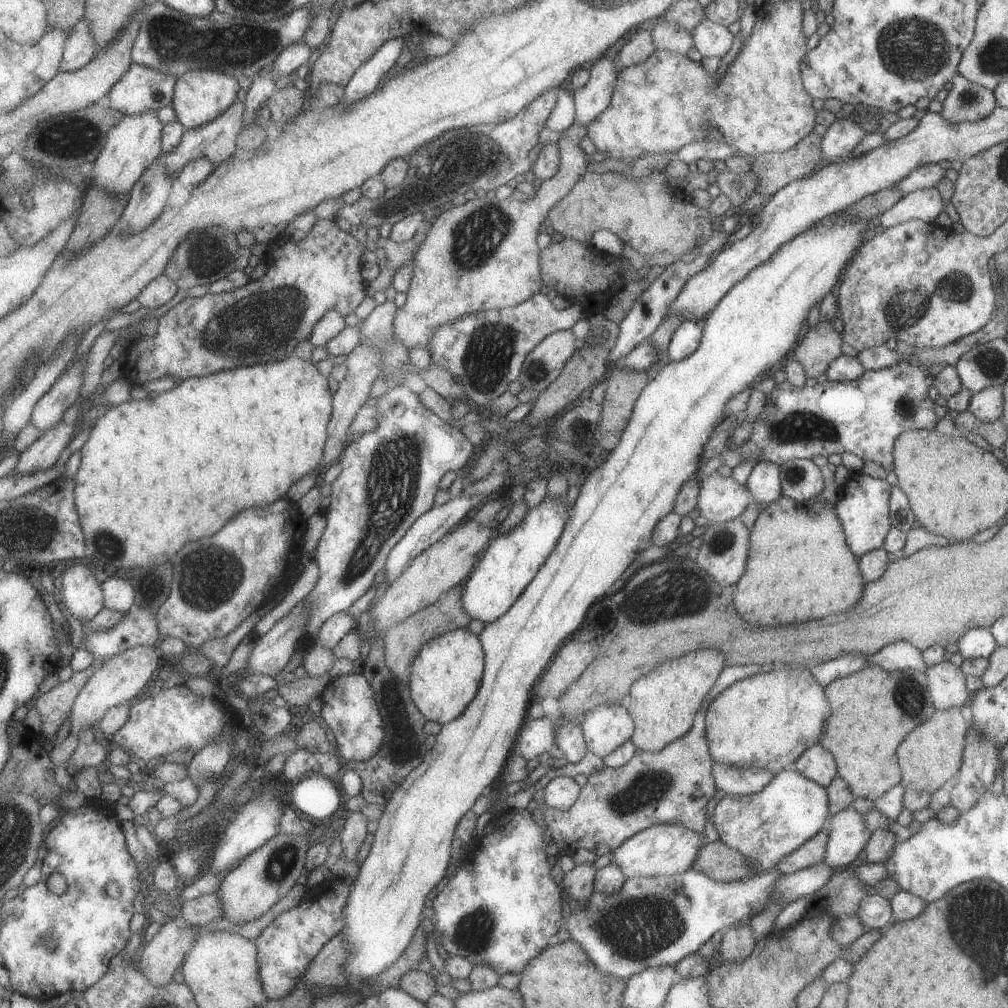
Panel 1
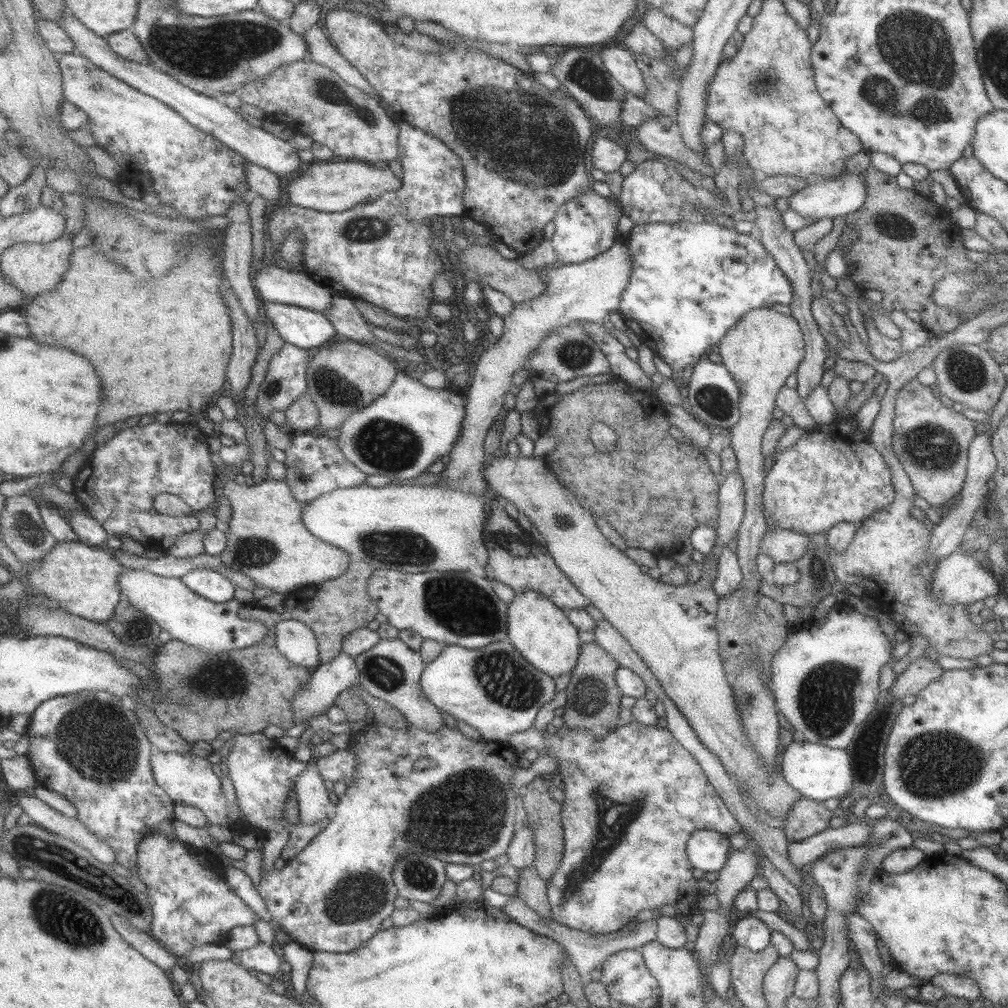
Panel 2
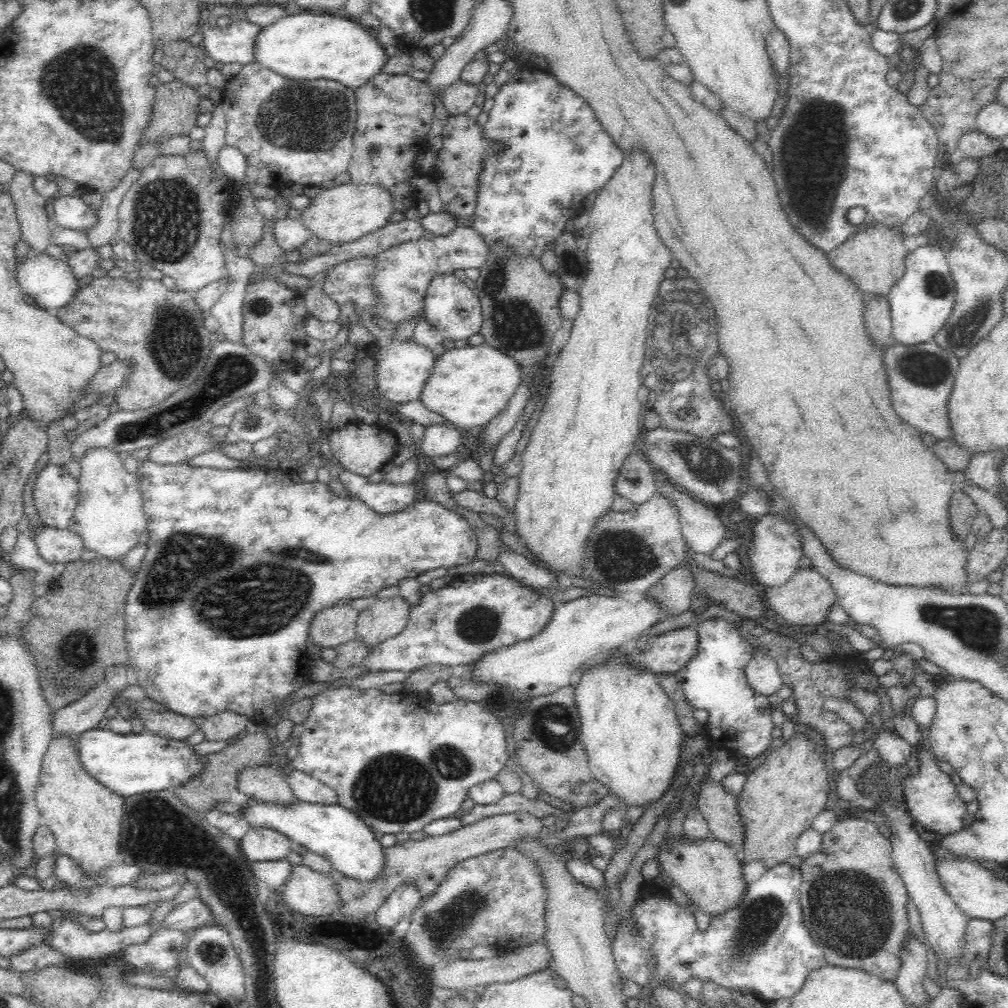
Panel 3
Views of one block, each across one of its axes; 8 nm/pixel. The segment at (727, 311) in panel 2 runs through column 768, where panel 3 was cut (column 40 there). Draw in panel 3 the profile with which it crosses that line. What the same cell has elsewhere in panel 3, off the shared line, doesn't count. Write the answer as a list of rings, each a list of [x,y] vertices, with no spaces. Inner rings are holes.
[[[30,254],[18,266],[17,278],[19,286],[25,295],[32,297],[41,309],[62,308],[77,294],[78,281],[68,263],[51,258],[48,254]]]

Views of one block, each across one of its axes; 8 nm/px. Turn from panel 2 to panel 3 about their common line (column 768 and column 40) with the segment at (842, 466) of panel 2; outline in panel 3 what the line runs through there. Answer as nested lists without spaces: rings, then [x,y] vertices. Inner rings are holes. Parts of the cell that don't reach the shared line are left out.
[[[48,463],[36,475],[34,505],[46,527],[68,529],[80,496],[79,481],[63,465]]]

